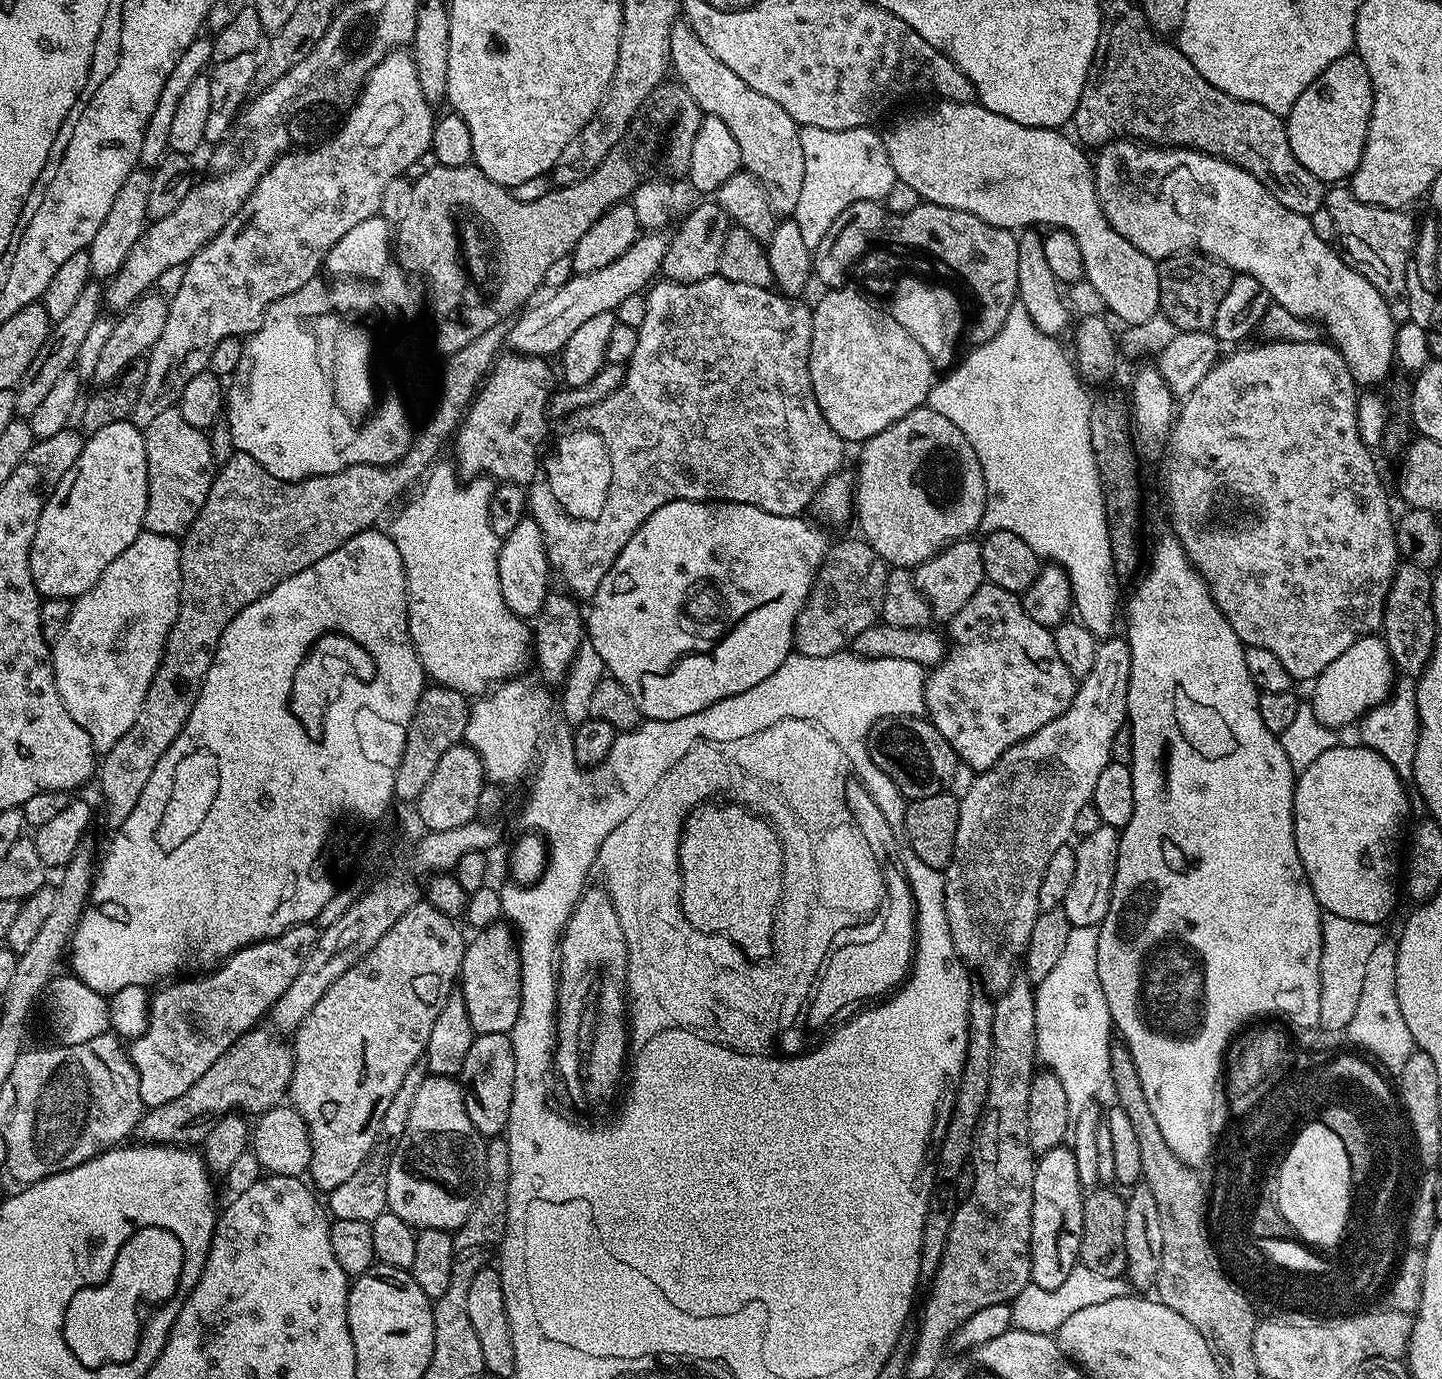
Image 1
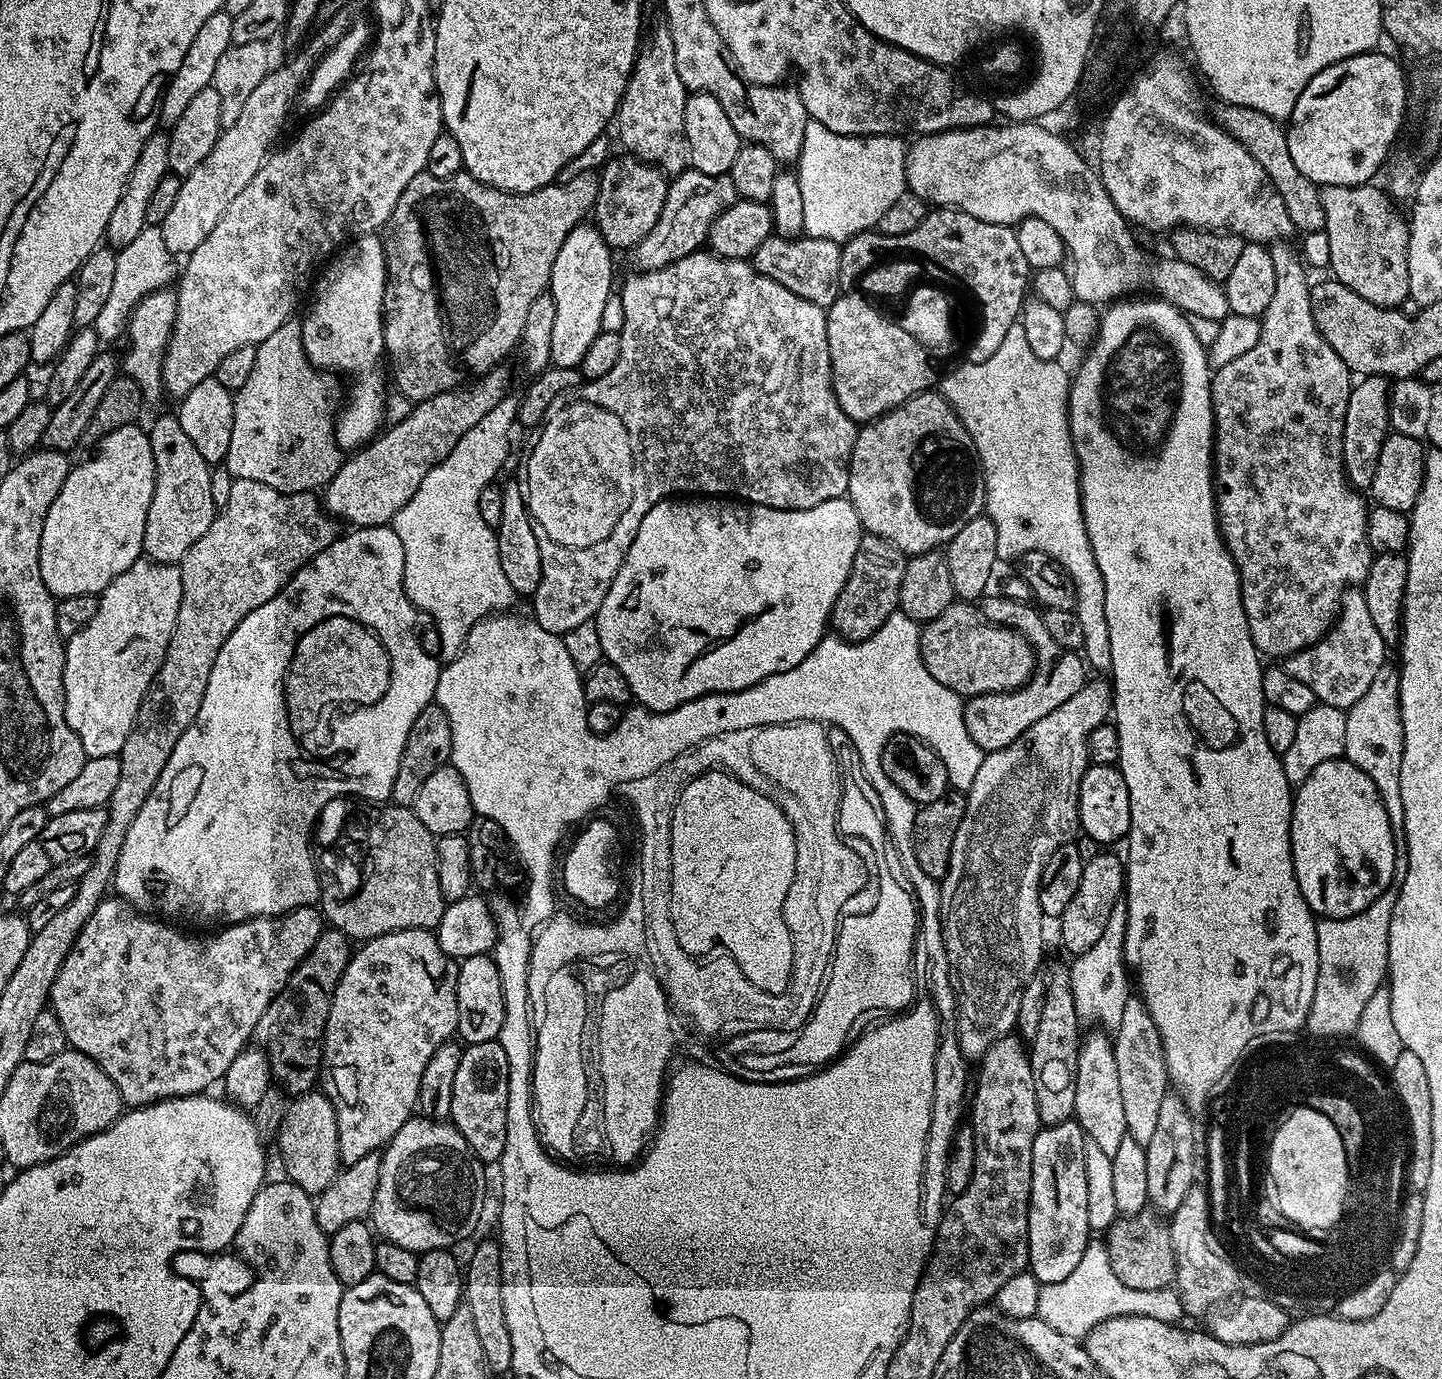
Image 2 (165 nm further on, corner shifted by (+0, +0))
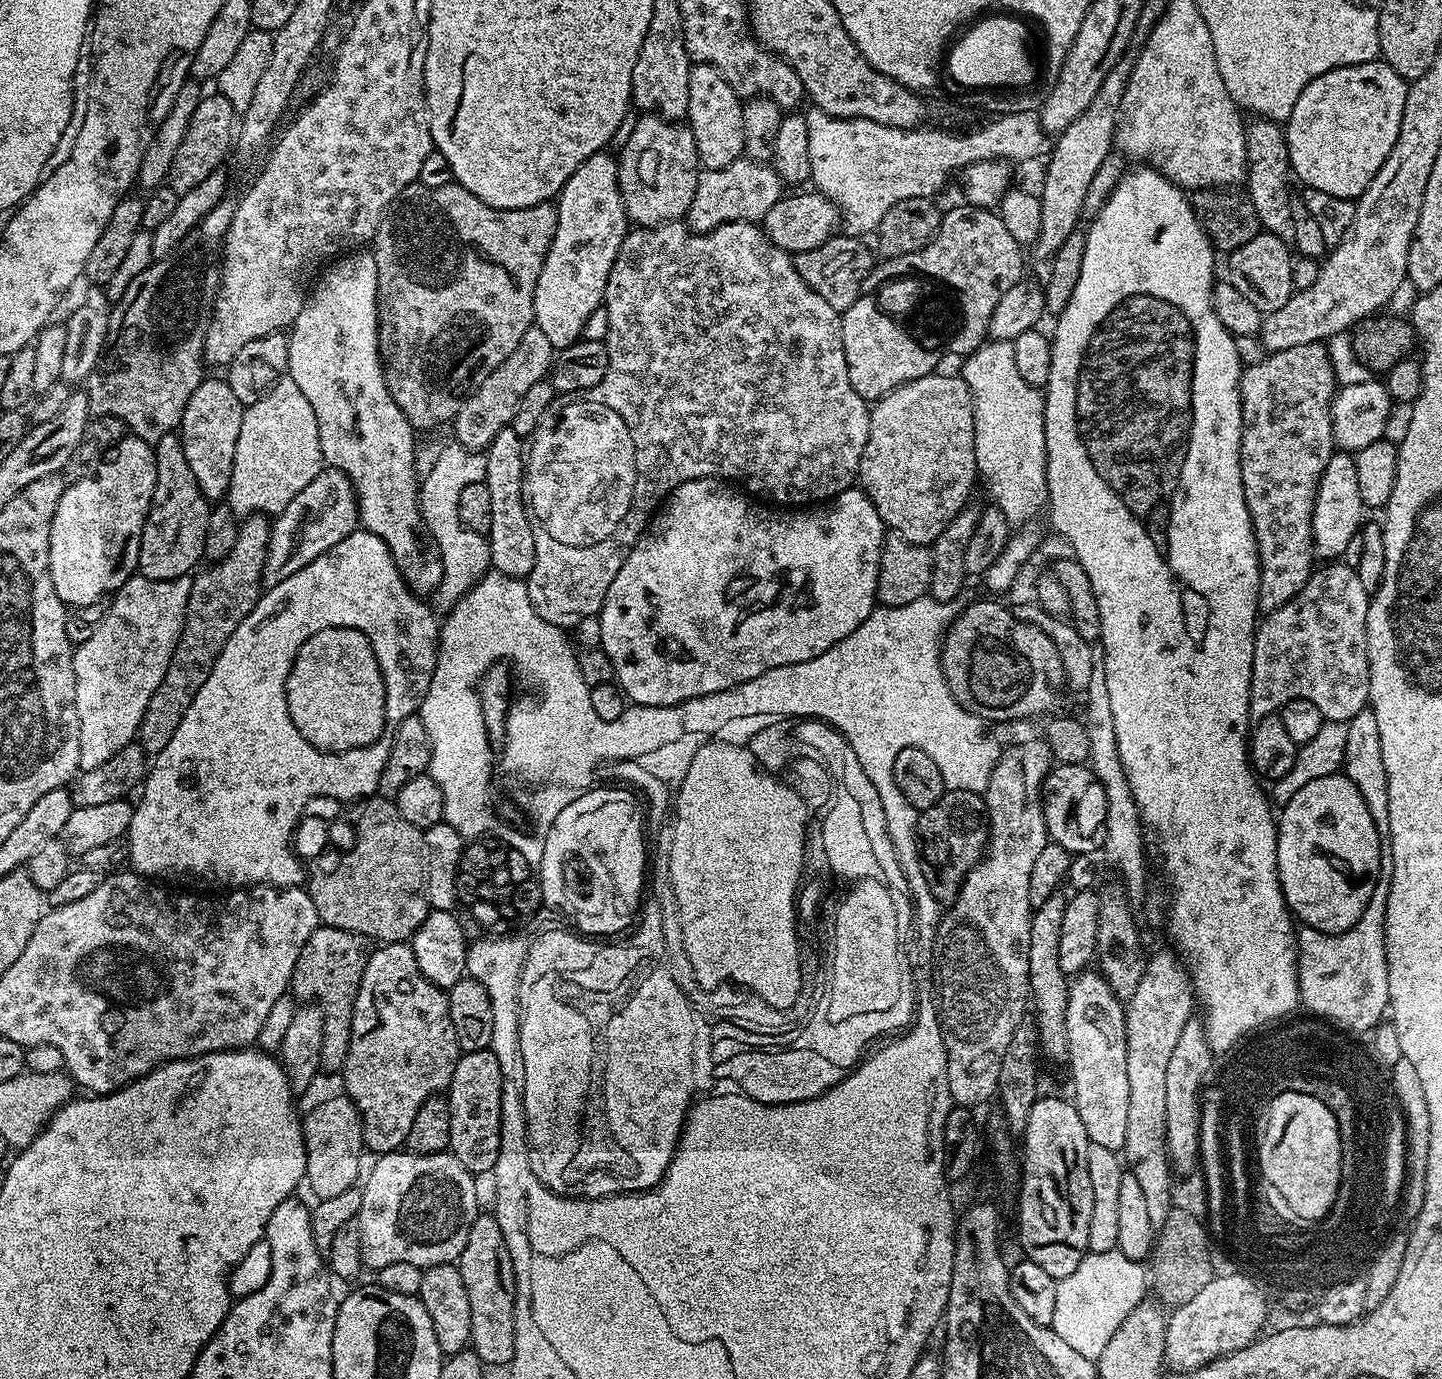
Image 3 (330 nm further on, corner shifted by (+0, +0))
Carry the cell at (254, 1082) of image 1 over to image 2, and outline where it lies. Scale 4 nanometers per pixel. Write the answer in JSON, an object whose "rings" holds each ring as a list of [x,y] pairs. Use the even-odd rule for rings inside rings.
{"rings":[[[328,928],[320,933],[306,958],[295,968],[286,986],[266,1006],[266,1014],[258,1018],[254,1040],[263,1048],[272,1067],[273,1077],[282,1080],[283,1089],[297,1096],[311,1091],[319,1079],[323,1056],[323,1037],[329,1002],[342,973],[351,960],[352,948],[343,932]]]}

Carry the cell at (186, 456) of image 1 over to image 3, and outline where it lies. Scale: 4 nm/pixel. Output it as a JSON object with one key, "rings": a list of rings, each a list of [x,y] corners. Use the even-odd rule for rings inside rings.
{"rings":[[[179,435],[164,436],[155,441],[154,447],[158,478],[154,482],[148,517],[144,519],[138,572],[151,580],[173,580],[189,575],[197,567],[195,564],[201,563],[210,502],[202,494],[198,478],[194,478],[190,465],[186,463],[186,450],[182,450]]]}

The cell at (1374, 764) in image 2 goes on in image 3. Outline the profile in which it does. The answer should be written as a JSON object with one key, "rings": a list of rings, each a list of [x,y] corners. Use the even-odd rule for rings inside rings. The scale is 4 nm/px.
{"rings":[[[1371,710],[1354,714],[1352,720],[1347,721],[1346,730],[1346,758],[1342,769],[1343,775],[1358,786],[1358,794],[1366,802],[1370,810],[1370,818],[1374,818],[1374,826],[1378,830],[1380,839],[1380,879],[1376,882],[1376,889],[1366,906],[1362,910],[1362,918],[1350,930],[1338,934],[1326,934],[1313,928],[1301,927],[1296,933],[1296,953],[1298,954],[1298,982],[1300,983],[1300,1004],[1308,1007],[1316,1018],[1323,1018],[1331,1022],[1337,1029],[1345,1033],[1371,1033],[1377,1024],[1385,1019],[1388,1007],[1388,959],[1386,958],[1386,914],[1388,913],[1388,895],[1390,894],[1390,880],[1394,870],[1394,854],[1392,853],[1392,839],[1390,838],[1390,790],[1386,778],[1386,766],[1382,762],[1382,734],[1378,734],[1378,718],[1374,718]]]}

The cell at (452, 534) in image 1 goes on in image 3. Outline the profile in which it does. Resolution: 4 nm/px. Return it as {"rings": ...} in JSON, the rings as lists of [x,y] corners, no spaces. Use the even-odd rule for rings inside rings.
{"rings":[[[455,442],[449,444],[449,448],[444,448],[437,454],[432,469],[425,476],[423,473],[420,485],[420,513],[436,549],[440,551],[444,571],[434,599],[444,610],[451,609],[453,604],[459,602],[489,571],[492,563],[487,539],[474,530],[466,530],[466,526],[462,526],[462,518],[458,518],[458,497],[462,495],[462,486],[470,486],[470,482],[484,482],[484,452],[471,452]]]}

